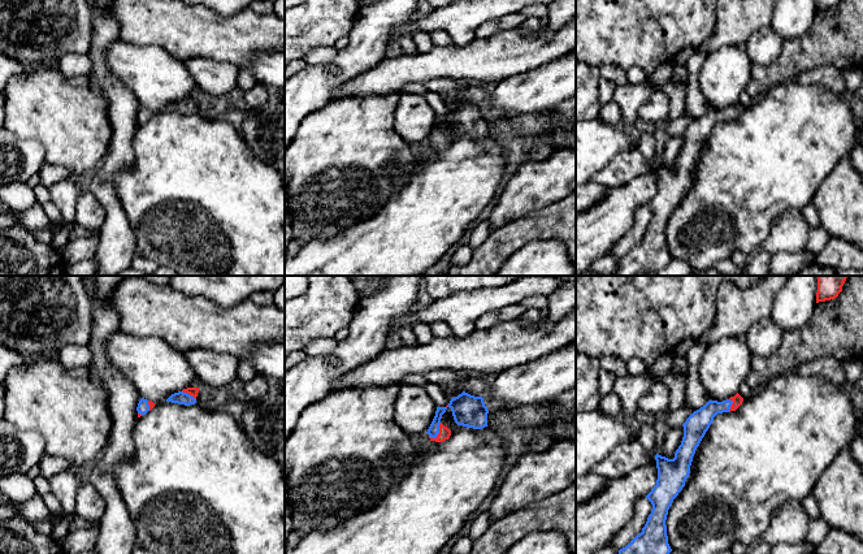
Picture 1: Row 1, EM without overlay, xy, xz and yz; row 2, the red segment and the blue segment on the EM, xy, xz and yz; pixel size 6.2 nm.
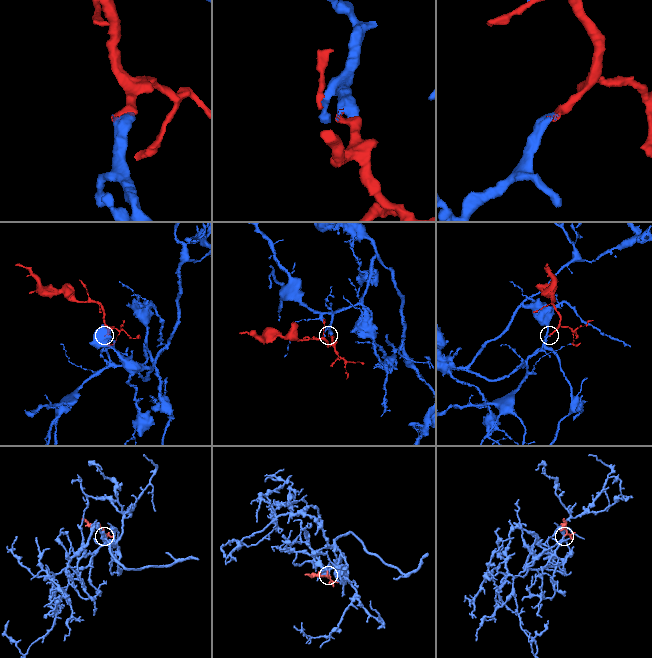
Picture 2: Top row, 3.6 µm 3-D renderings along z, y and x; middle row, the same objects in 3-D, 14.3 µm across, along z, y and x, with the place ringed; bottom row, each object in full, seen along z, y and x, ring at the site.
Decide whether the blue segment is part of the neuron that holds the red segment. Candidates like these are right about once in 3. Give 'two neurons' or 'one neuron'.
one neuron

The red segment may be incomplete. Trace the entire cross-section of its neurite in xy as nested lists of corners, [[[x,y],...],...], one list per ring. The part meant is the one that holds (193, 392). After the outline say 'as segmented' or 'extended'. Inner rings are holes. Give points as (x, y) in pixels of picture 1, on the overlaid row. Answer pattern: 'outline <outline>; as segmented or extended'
outline [[[199,388],[183,389],[182,391],[172,394],[166,399],[166,402],[185,404],[185,406],[195,404],[199,390],[200,390]]]; extended

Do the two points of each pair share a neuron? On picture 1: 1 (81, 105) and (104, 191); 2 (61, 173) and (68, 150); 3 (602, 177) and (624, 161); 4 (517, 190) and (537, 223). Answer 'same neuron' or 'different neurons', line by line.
1: different neurons
2: different neurons
3: same neuron
4: different neurons

